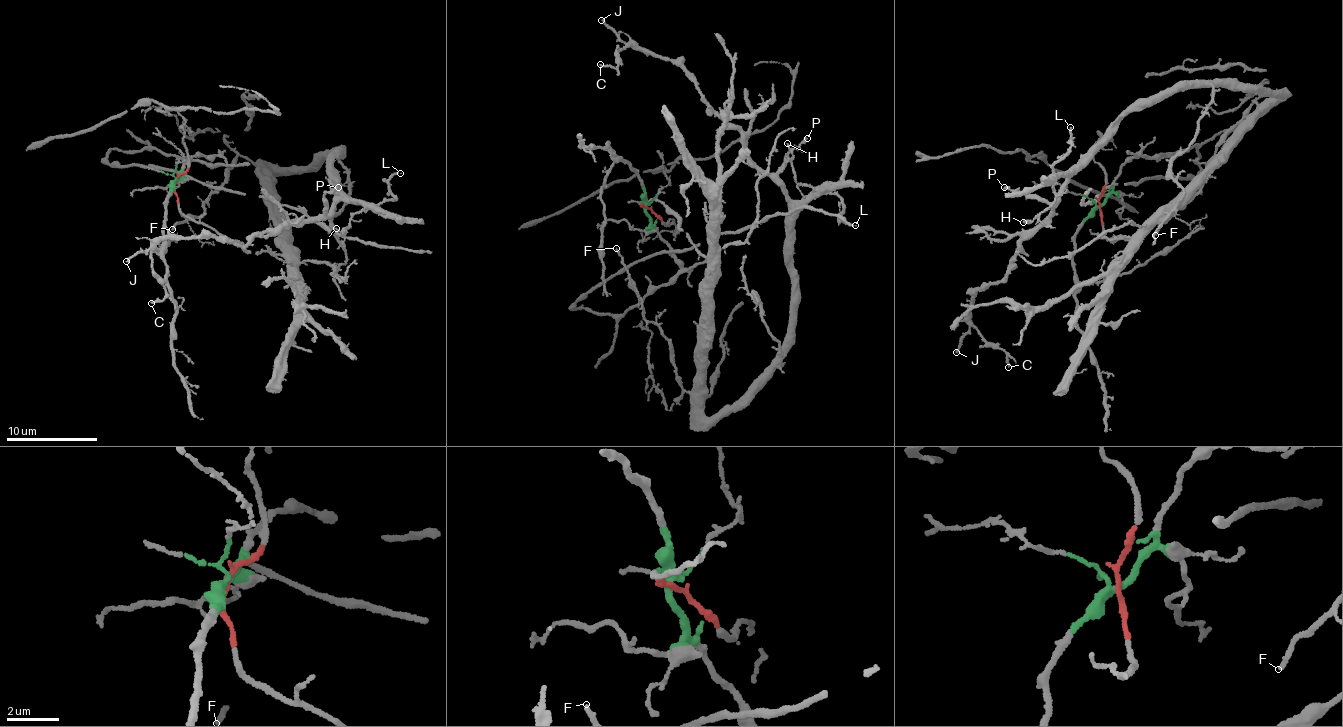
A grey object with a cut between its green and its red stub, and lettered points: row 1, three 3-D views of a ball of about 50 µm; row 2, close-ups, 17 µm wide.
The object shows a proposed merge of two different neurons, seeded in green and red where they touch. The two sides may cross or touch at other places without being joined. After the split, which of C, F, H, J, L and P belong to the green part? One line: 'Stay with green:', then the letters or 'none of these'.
Stay with green: none of these

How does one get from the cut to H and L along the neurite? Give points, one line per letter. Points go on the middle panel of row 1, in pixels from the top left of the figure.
H: (645, 208), (712, 272), (702, 410), (731, 412), (792, 312), (786, 245), (814, 188), (787, 144)
L: (645, 208), (666, 207), (709, 263), (708, 417), (731, 412), (781, 348), (807, 201), (832, 193), (855, 226)

